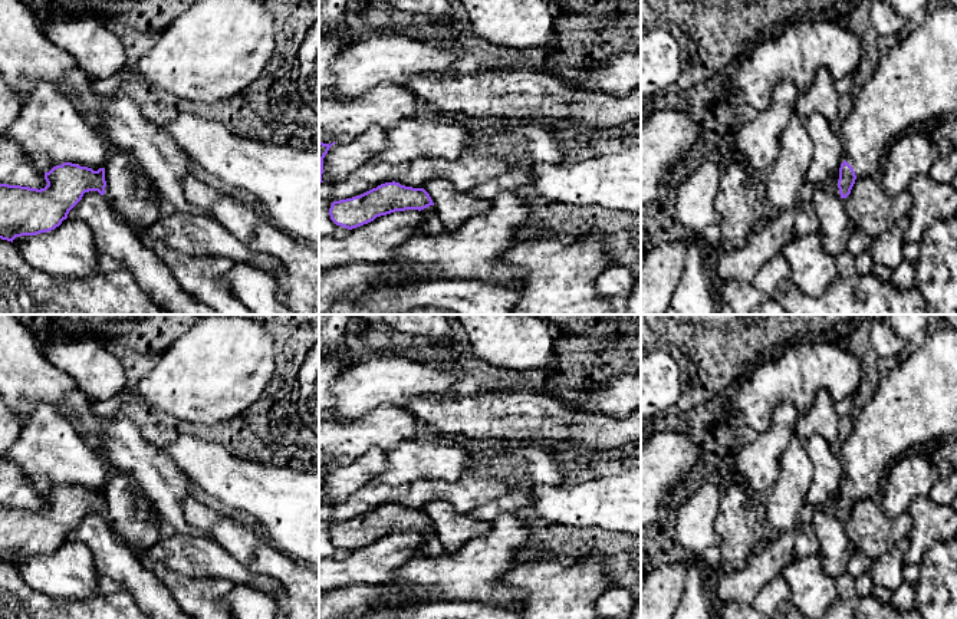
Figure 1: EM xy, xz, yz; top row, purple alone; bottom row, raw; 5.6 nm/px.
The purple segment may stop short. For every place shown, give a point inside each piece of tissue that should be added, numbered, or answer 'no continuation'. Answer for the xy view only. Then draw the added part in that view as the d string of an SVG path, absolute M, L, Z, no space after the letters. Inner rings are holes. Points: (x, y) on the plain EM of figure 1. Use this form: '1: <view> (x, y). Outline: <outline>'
no continuation

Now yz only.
1: yz (917, 402). Outline: M947 325L931 332L925 343L908 350L900 366L884 373L877 391L854 418L854 428L841 450L845 483L856 500L879 491L888 467L904 451L928 441L944 441L957 435L957 329Z

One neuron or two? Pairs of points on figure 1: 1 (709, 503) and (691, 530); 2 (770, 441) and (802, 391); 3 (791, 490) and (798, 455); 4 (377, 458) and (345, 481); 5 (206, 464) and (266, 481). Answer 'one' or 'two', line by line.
1: one
2: two
3: one
4: one
5: one

